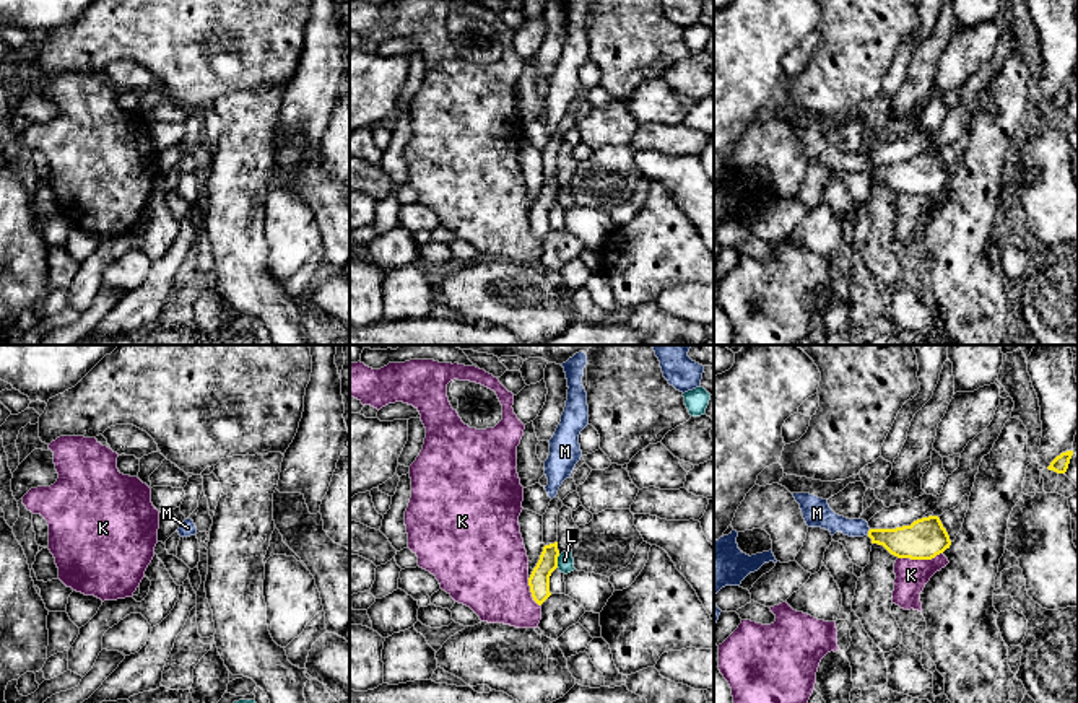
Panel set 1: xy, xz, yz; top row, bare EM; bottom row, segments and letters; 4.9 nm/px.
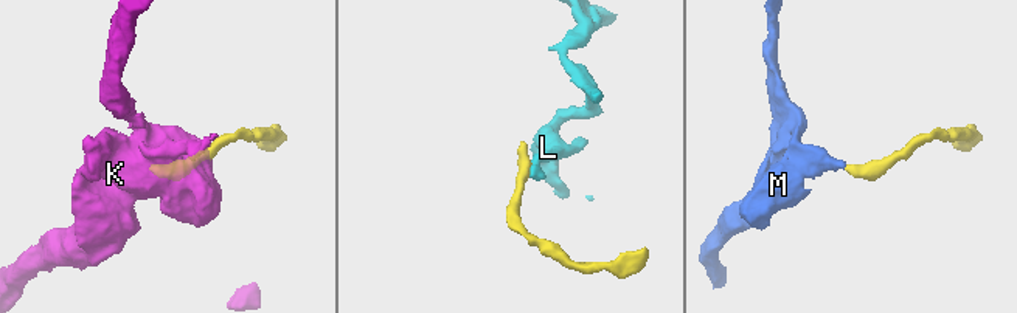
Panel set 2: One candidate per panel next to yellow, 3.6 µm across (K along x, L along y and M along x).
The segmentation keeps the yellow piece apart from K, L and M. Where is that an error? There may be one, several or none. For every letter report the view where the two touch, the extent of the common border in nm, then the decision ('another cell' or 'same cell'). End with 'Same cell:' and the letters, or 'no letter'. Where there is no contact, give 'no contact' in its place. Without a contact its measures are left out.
K: yz | 220 nm | another cell
L: xz | 70 nm | another cell
M: yz | 30 nm | same cell
Same cell: M

